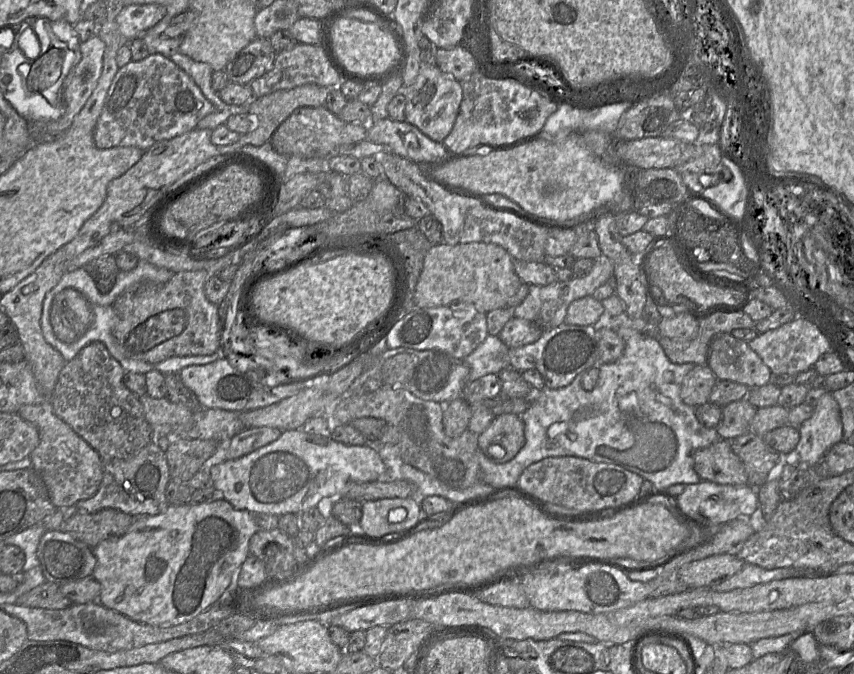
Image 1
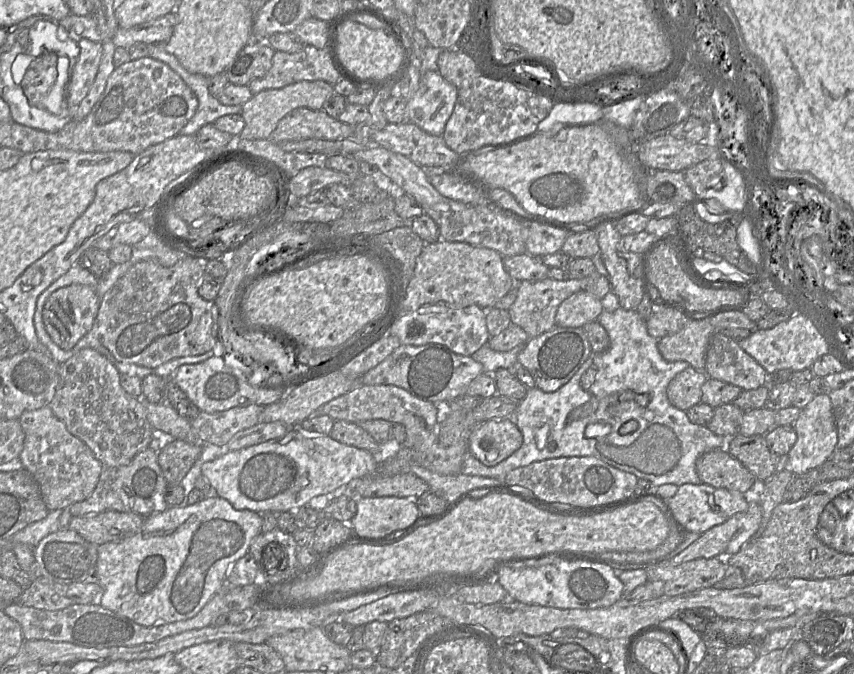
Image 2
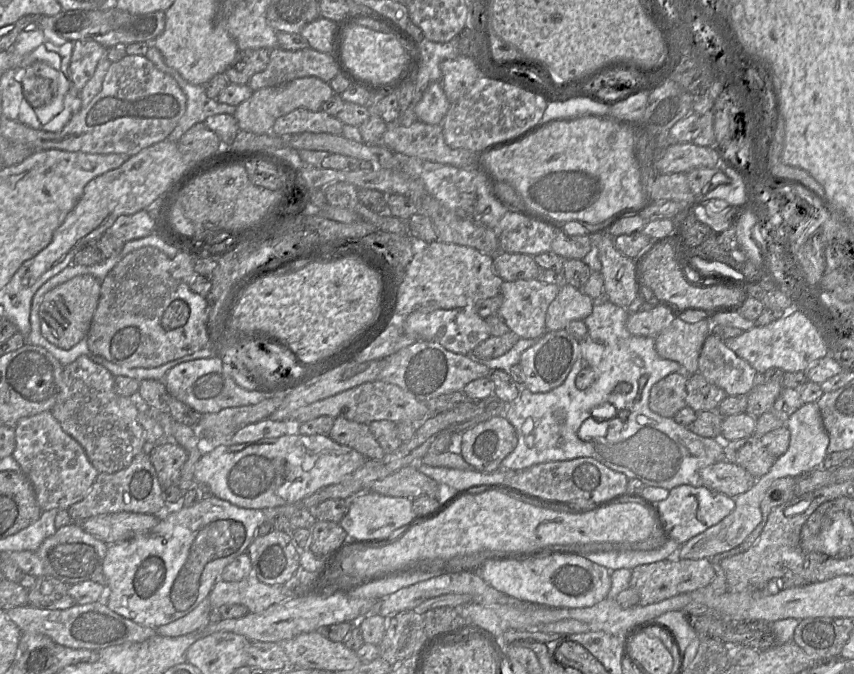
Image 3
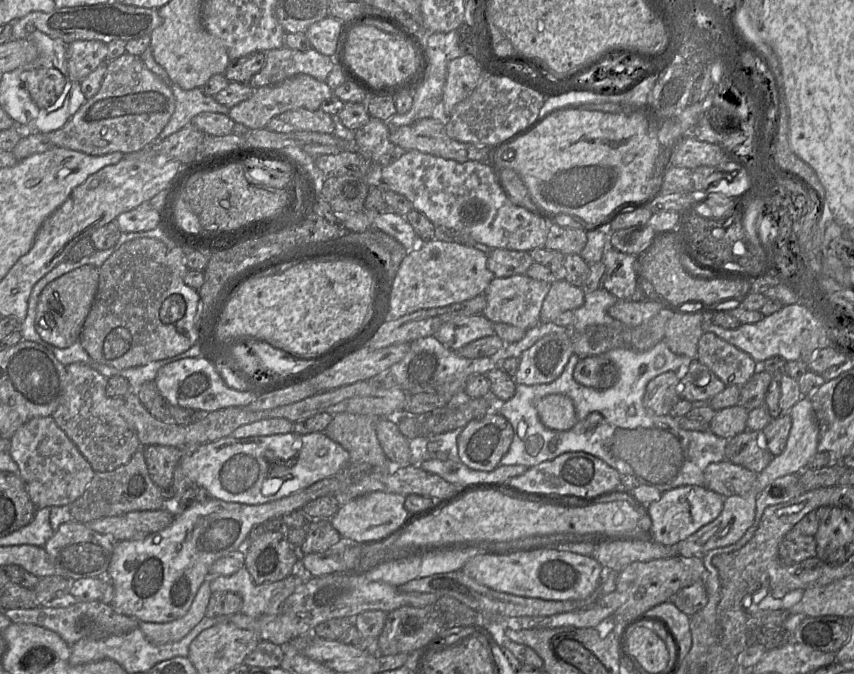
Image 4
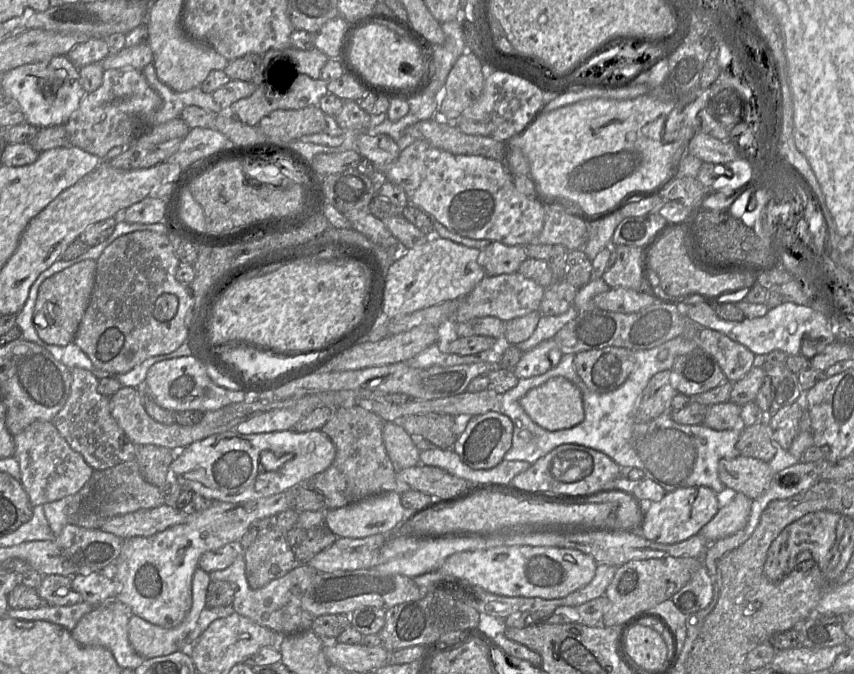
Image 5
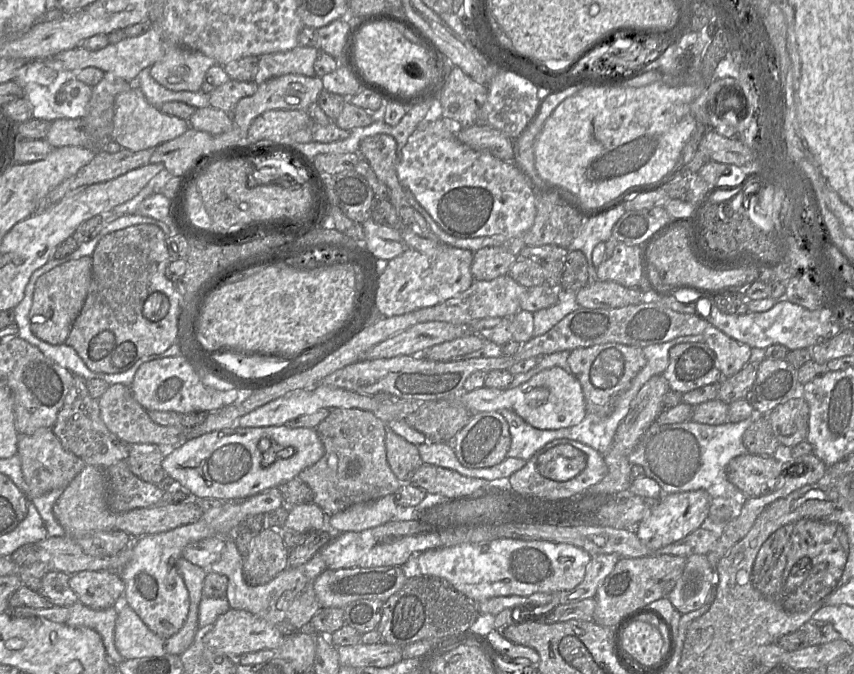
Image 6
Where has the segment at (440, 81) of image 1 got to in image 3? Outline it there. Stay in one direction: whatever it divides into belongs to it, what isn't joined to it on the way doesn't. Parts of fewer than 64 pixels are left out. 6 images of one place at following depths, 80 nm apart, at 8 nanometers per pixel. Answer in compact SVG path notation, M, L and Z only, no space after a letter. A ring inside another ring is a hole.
M432 82L425 89L421 100L414 107L414 118L431 125L442 125L450 107L441 82Z

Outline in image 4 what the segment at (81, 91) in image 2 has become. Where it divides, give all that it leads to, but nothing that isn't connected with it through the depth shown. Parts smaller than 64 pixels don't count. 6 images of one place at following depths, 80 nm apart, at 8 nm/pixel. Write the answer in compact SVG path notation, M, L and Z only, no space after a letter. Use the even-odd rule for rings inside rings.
M78 40L67 44L67 66L71 81L80 81L93 72L100 63L107 61L108 47L99 40Z

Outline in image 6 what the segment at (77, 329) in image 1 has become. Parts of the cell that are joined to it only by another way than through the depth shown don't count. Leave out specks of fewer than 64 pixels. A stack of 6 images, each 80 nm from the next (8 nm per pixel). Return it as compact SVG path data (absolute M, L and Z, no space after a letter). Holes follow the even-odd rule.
M81 257L60 264L39 277L35 284L29 324L33 334L51 345L65 343L78 317L92 278L92 258Z

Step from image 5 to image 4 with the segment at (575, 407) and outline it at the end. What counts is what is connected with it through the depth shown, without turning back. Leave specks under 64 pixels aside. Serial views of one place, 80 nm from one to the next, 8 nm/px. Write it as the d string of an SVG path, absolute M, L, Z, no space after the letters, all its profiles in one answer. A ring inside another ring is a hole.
M549 394L540 398L536 404L538 417L542 424L554 431L566 431L577 422L572 400L562 394Z

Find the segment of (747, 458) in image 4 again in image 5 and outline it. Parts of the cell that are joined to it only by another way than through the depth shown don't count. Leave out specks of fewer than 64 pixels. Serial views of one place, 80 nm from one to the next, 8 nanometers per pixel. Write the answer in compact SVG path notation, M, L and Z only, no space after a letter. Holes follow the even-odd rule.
M767 420L744 427L737 442L740 456L756 458L769 463L779 448L773 440L773 431Z

